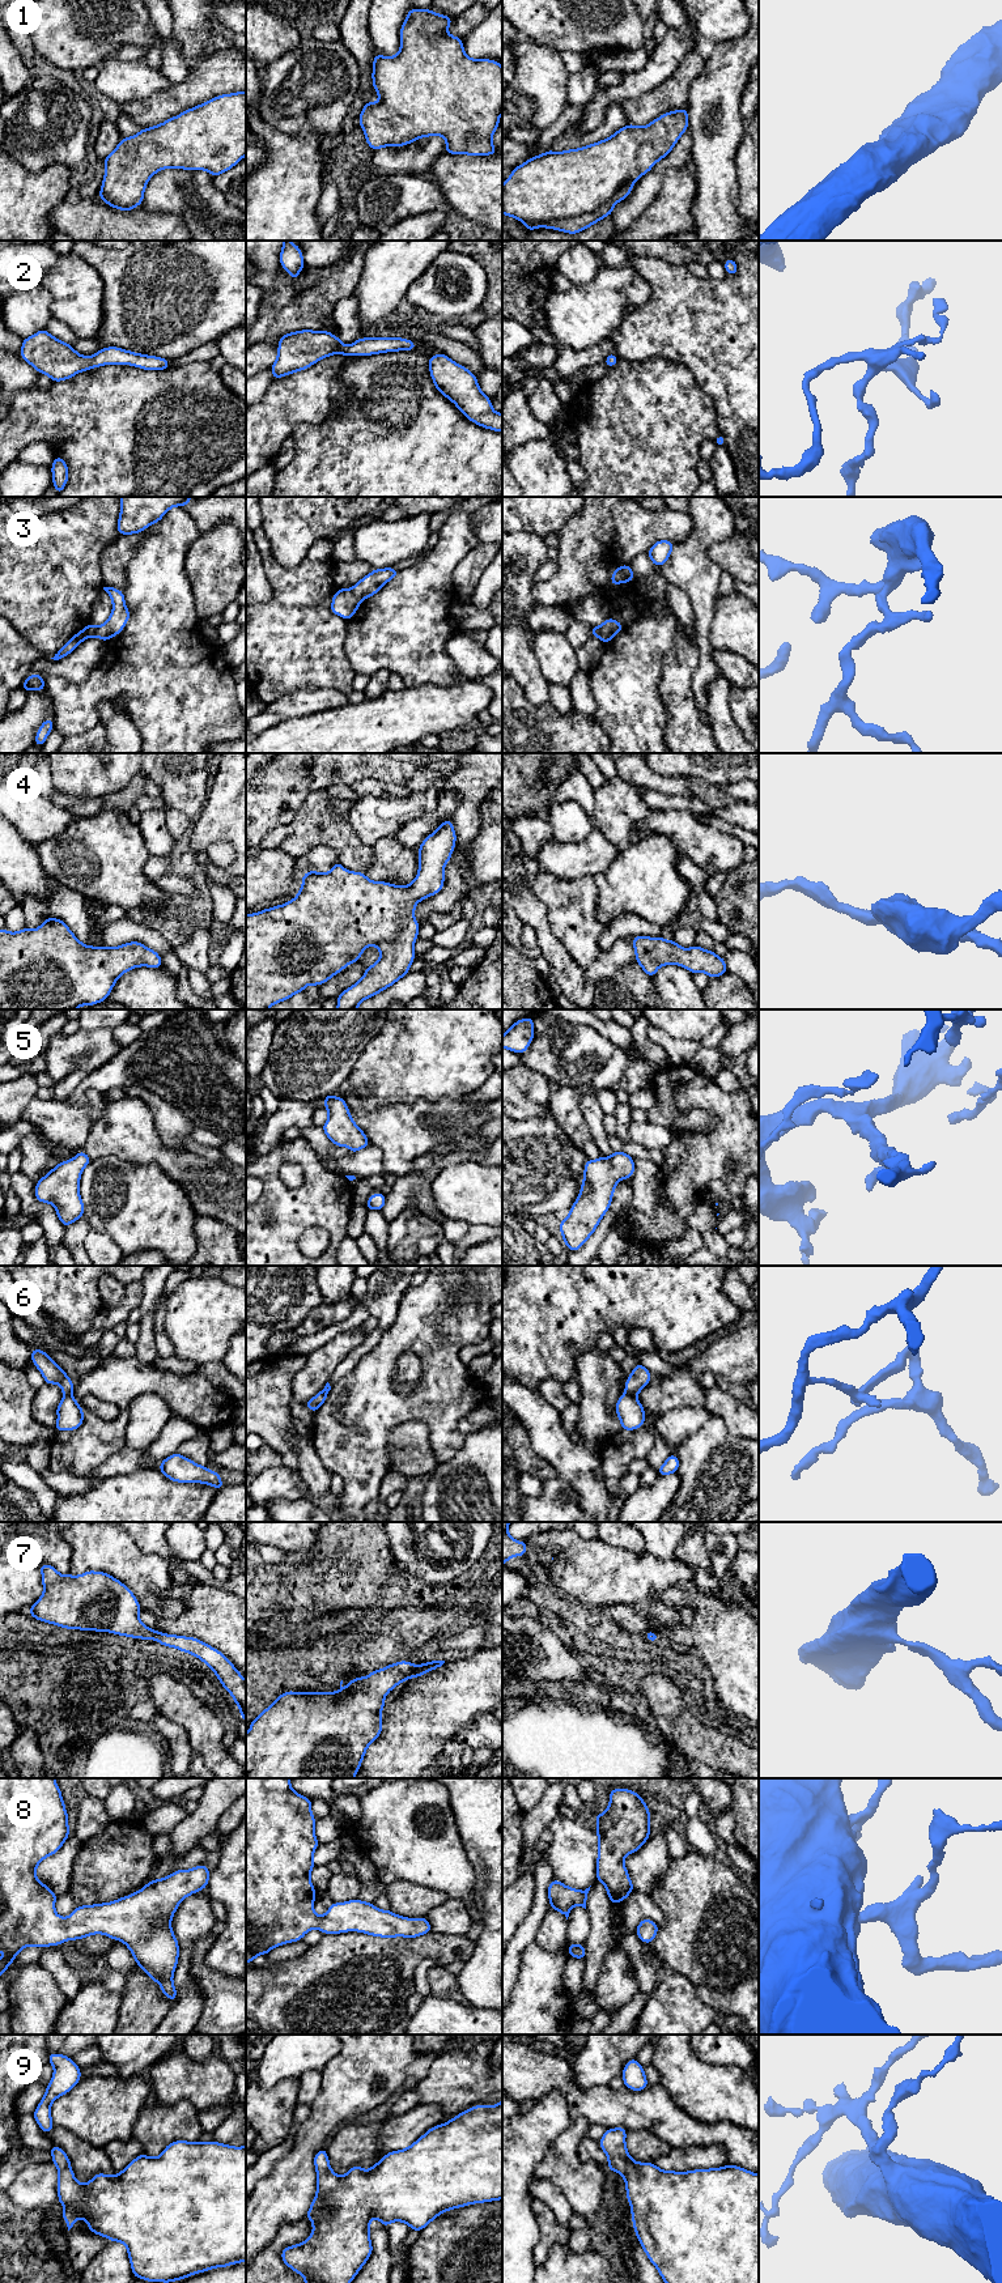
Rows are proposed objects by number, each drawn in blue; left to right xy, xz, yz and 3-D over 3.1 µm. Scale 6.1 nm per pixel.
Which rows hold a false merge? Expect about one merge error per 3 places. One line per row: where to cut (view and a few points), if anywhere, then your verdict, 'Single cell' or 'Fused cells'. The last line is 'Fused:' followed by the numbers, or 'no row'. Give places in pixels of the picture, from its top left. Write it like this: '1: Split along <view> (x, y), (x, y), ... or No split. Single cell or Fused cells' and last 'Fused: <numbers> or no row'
1: No split. Single cell
2: No split. Single cell
3: Split along xz (351, 589), (360, 600). Fused cells
4: No split. Single cell
5: No split. Single cell
6: Split along yz (624, 1391), (635, 1398). Fused cells
7: No split. Single cell
8: No split. Single cell
9: No split. Single cell
Fused: 3, 6

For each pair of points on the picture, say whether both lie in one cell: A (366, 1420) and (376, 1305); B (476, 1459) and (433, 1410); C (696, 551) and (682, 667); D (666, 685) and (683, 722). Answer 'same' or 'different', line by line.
A: different
B: different
C: different
D: same

